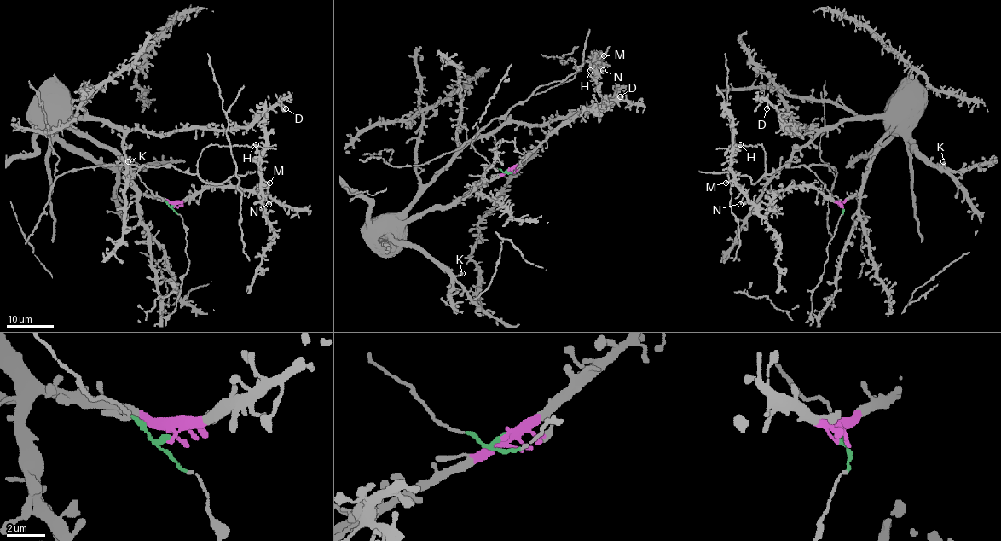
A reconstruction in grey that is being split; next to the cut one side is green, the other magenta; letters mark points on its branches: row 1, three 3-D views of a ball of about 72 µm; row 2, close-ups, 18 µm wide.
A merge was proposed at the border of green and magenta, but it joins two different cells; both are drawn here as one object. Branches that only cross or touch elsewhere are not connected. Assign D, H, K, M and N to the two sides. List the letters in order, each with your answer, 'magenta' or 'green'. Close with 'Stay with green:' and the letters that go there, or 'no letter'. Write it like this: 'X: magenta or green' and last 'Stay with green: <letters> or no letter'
D: magenta
H: green
K: magenta
M: green
N: green
Stay with green: H, M, N

